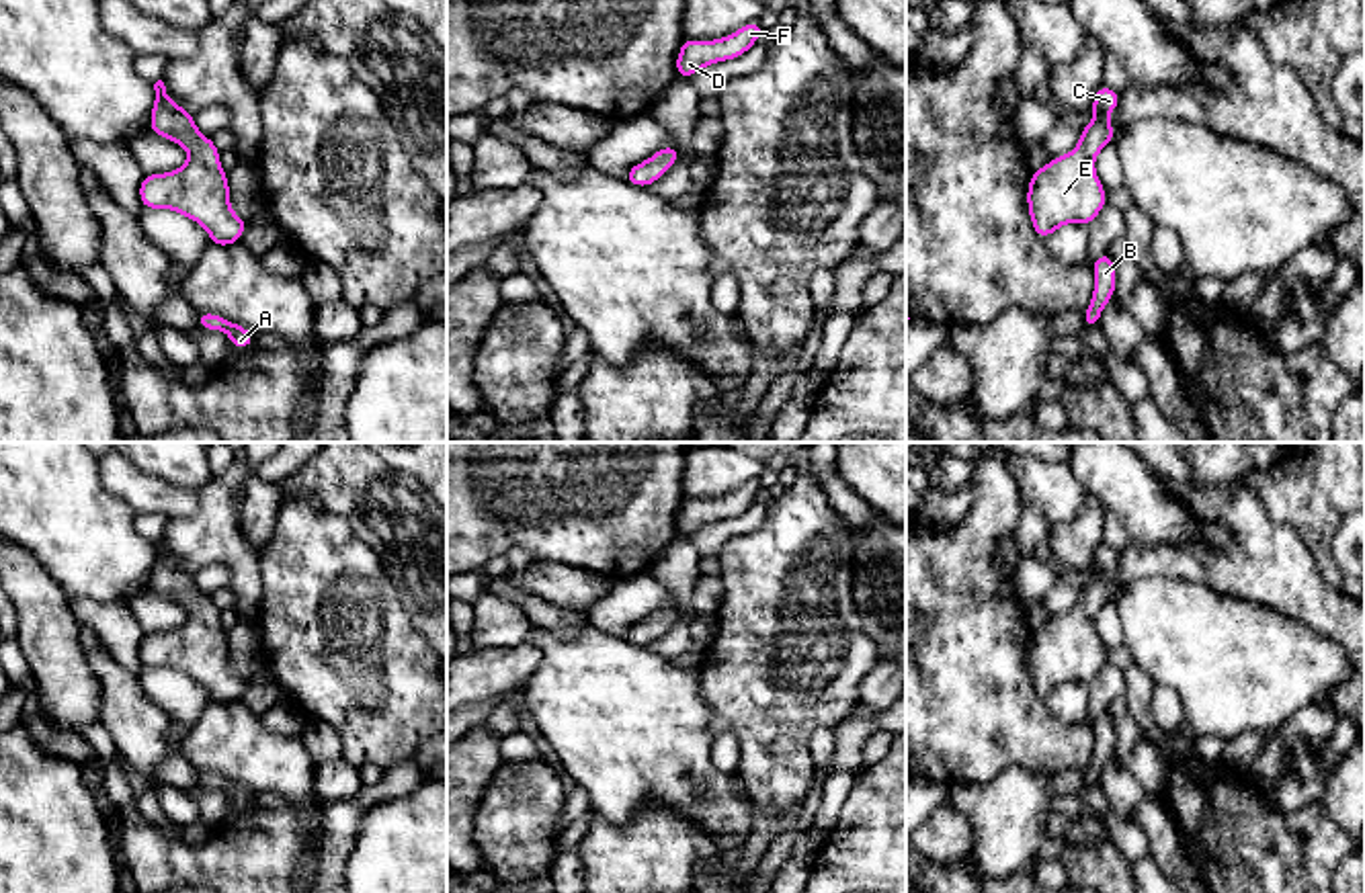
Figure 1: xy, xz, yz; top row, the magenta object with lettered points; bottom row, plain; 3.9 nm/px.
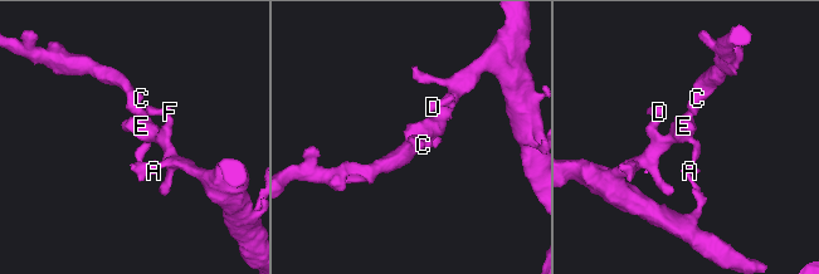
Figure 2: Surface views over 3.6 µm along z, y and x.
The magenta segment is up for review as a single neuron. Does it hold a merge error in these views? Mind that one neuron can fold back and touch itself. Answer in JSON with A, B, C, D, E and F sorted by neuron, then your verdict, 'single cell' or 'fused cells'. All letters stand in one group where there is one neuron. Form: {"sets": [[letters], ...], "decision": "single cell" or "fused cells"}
{"sets": [["A", "B", "C", "D", "E", "F"]], "decision": "single cell"}

